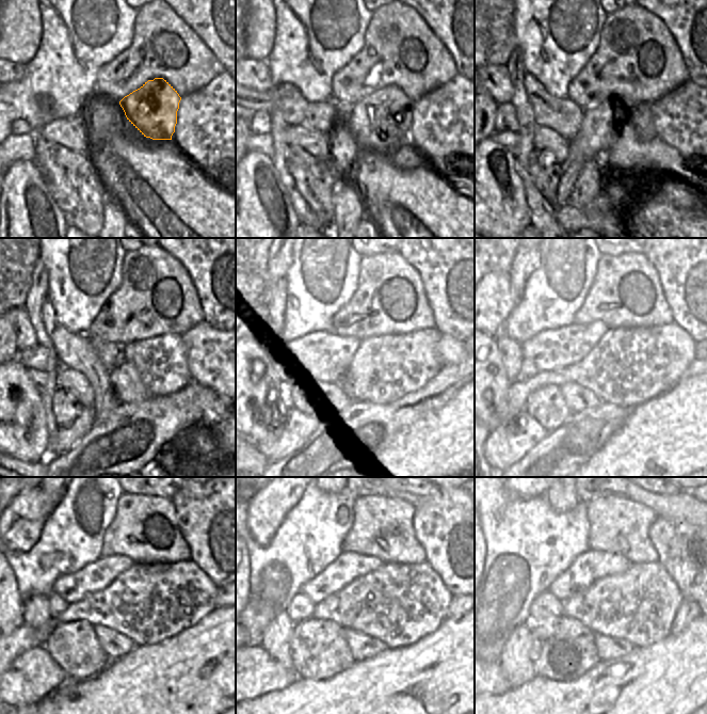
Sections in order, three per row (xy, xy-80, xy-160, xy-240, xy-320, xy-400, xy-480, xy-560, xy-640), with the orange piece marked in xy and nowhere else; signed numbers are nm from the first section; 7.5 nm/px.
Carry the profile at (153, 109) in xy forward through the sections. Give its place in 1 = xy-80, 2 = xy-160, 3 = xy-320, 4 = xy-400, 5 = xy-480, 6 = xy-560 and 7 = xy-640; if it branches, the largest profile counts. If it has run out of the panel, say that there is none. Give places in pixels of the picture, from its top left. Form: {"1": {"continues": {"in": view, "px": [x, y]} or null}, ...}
{"1": {"continues": {"in": "xy-80", "px": [375, 122]}}, "2": {"continues": {"in": "xy-160", "px": [597, 133]}}, "3": {"continues": {"in": "xy-320", "px": [298, 429]}}, "4": {"continues": {"in": "xy-400", "px": [507, 444]}}, "5": {"continues": {"in": "xy-480", "px": [33, 676]}}, "6": {"continues": {"in": "xy-560", "px": [257, 673]}}, "7": {"continues": {"in": "xy-640", "px": [496, 683]}}}

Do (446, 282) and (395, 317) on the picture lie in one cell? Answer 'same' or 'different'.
different

